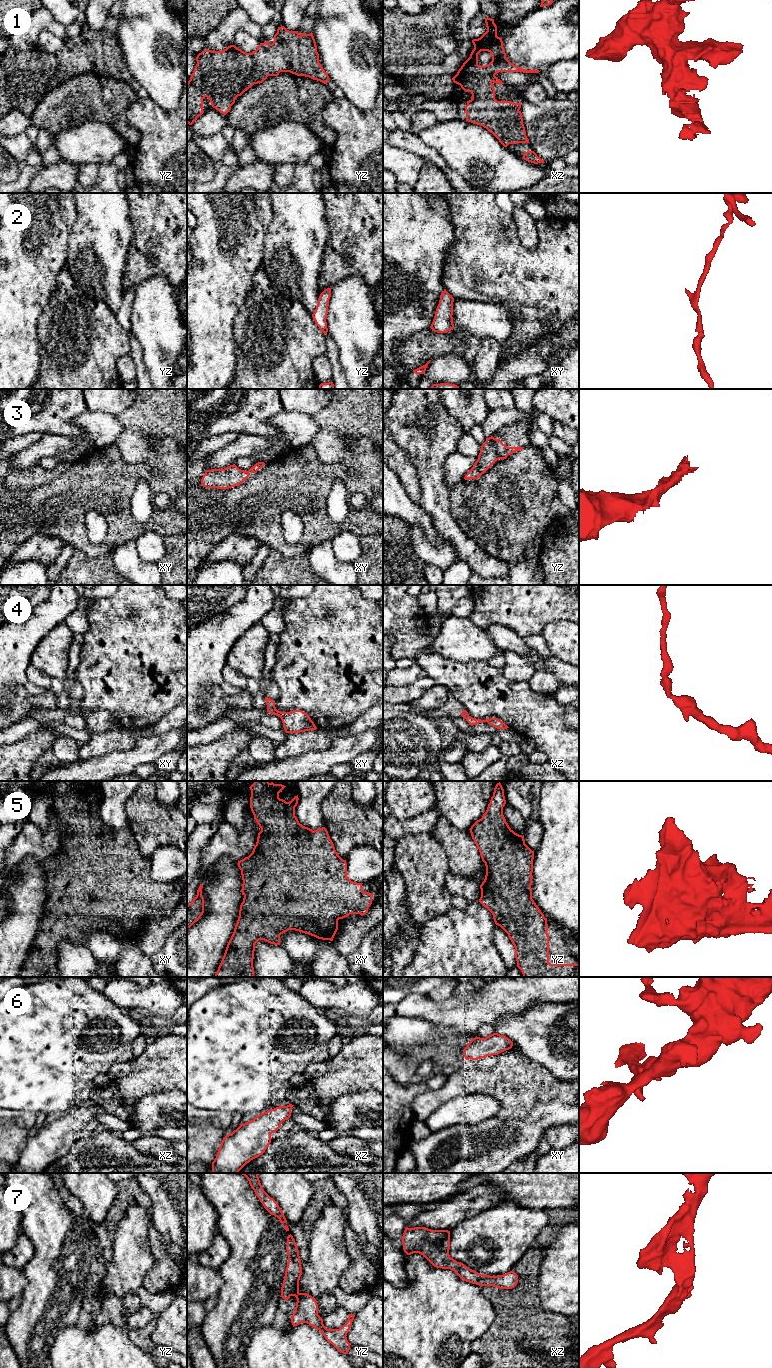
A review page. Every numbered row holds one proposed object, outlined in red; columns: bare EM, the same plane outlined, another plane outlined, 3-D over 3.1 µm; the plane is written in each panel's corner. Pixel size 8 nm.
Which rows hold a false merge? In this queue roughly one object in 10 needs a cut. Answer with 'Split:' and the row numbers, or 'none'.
Split: none

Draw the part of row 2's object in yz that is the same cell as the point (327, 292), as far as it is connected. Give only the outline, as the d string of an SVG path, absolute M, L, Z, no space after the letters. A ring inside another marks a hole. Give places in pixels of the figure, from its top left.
M327 288L320 294L316 309L312 314L316 325L326 335L328 332L326 318L328 314L329 299L331 297L331 289L332 288Z

